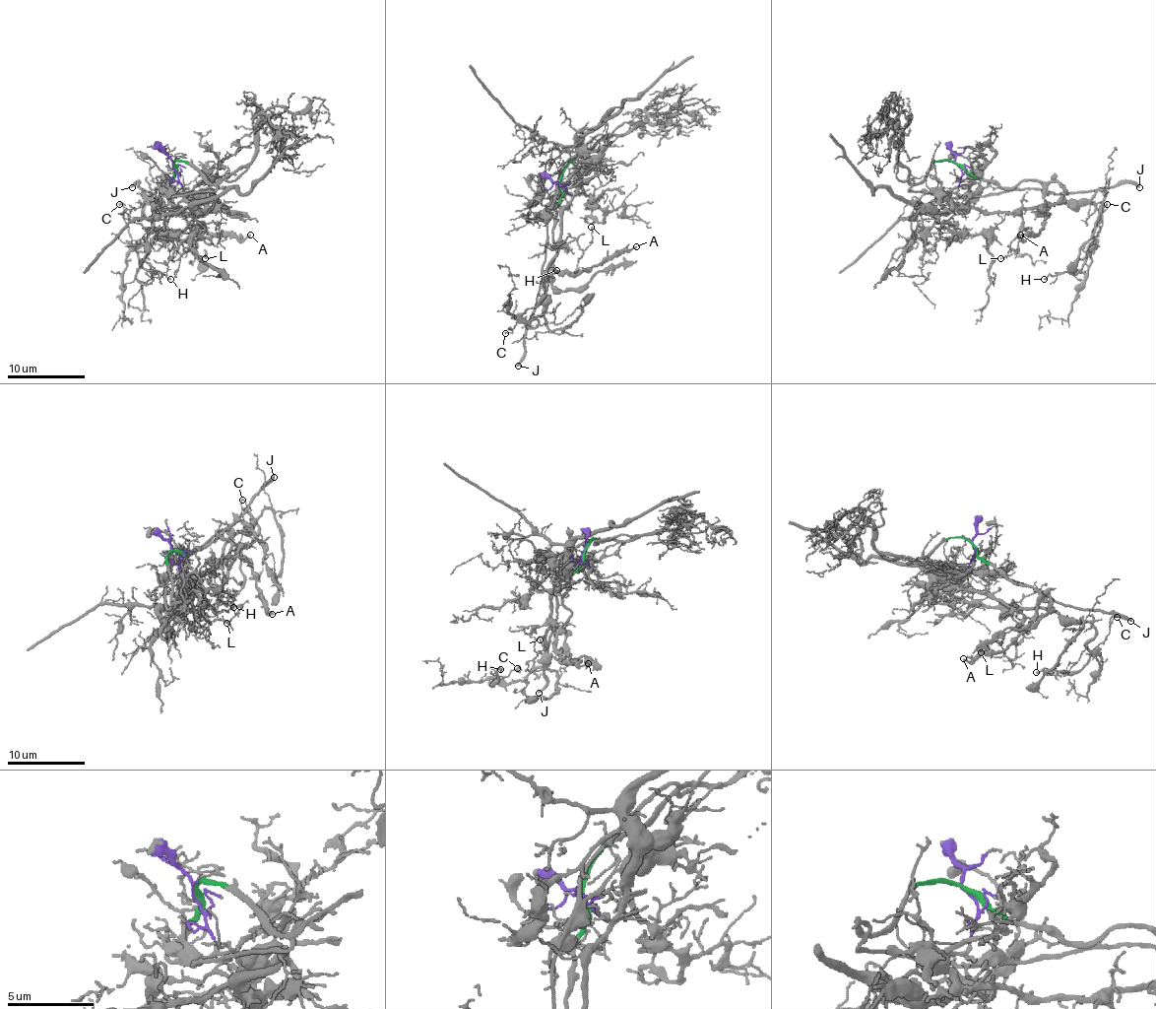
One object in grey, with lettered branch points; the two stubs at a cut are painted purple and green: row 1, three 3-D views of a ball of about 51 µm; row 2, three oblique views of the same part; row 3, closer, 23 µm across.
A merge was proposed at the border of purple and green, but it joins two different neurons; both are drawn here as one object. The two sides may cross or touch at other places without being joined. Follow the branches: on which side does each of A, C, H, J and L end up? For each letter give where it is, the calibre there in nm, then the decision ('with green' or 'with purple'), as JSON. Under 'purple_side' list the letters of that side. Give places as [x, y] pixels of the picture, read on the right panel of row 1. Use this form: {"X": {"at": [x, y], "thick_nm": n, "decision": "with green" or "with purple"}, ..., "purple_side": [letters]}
{"A": {"at": [1020, 235], "thick_nm": 170, "decision": "with green"}, "C": {"at": [1107, 204], "thick_nm": 140, "decision": "with purple"}, "H": {"at": [1044, 279], "thick_nm": 150, "decision": "with purple"}, "J": {"at": [1139, 187], "thick_nm": 280, "decision": "with green"}, "L": {"at": [1000, 258], "thick_nm": 120, "decision": "with purple"}, "purple_side": ["C", "H", "L"]}

